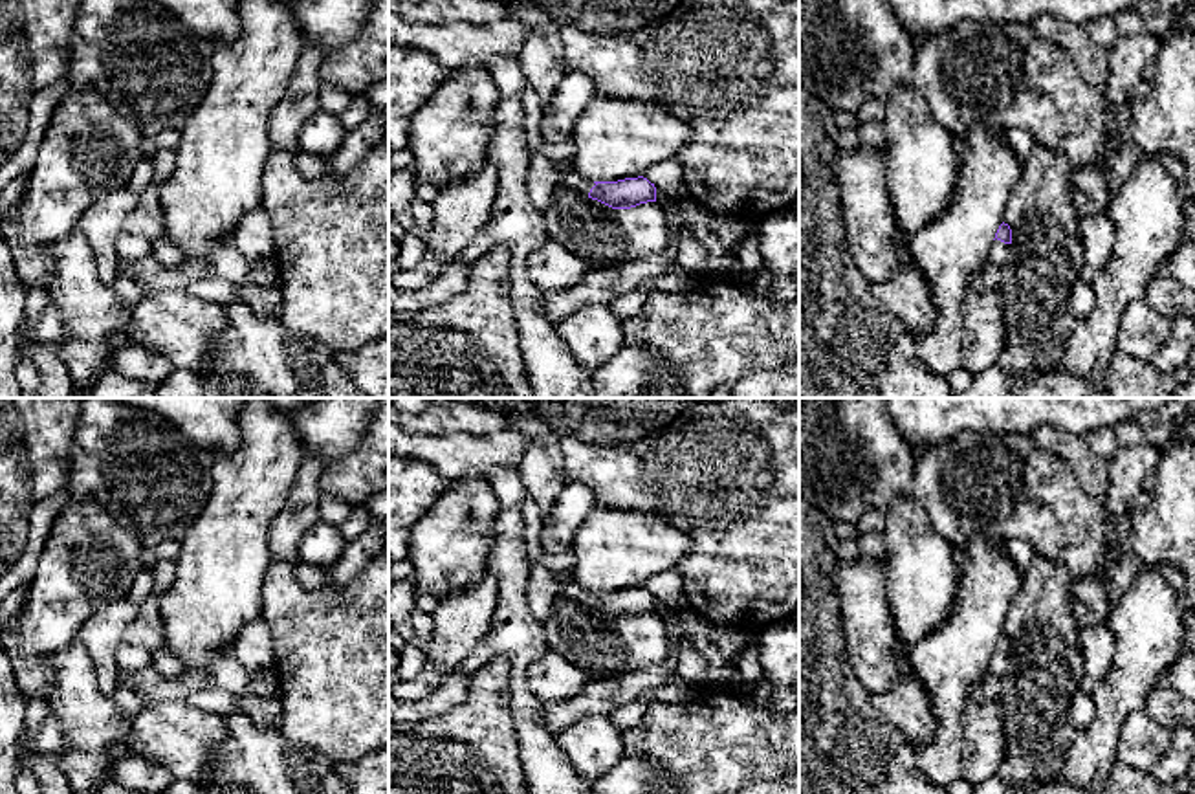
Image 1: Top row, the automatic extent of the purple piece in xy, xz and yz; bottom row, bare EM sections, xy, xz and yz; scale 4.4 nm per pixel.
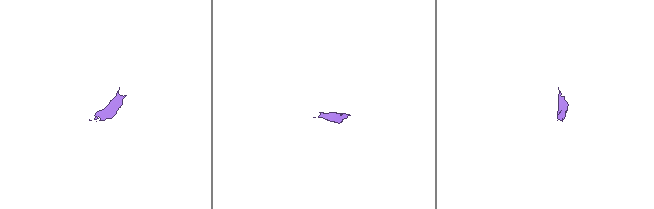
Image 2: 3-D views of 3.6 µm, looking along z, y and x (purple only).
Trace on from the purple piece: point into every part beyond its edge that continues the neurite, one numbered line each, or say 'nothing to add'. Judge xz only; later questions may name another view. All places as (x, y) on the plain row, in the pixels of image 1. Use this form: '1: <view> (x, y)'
1: xz (572, 591)

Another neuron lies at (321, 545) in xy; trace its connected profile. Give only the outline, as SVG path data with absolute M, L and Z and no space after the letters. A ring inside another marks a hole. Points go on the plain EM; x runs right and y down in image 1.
M319 519L301 539L299 561L317 567L332 567L343 554L346 541L337 524Z

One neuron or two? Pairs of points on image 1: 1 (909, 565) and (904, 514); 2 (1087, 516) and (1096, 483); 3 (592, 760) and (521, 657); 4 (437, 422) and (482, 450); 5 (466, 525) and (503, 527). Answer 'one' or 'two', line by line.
1: one
2: two
3: two
4: two
5: two

